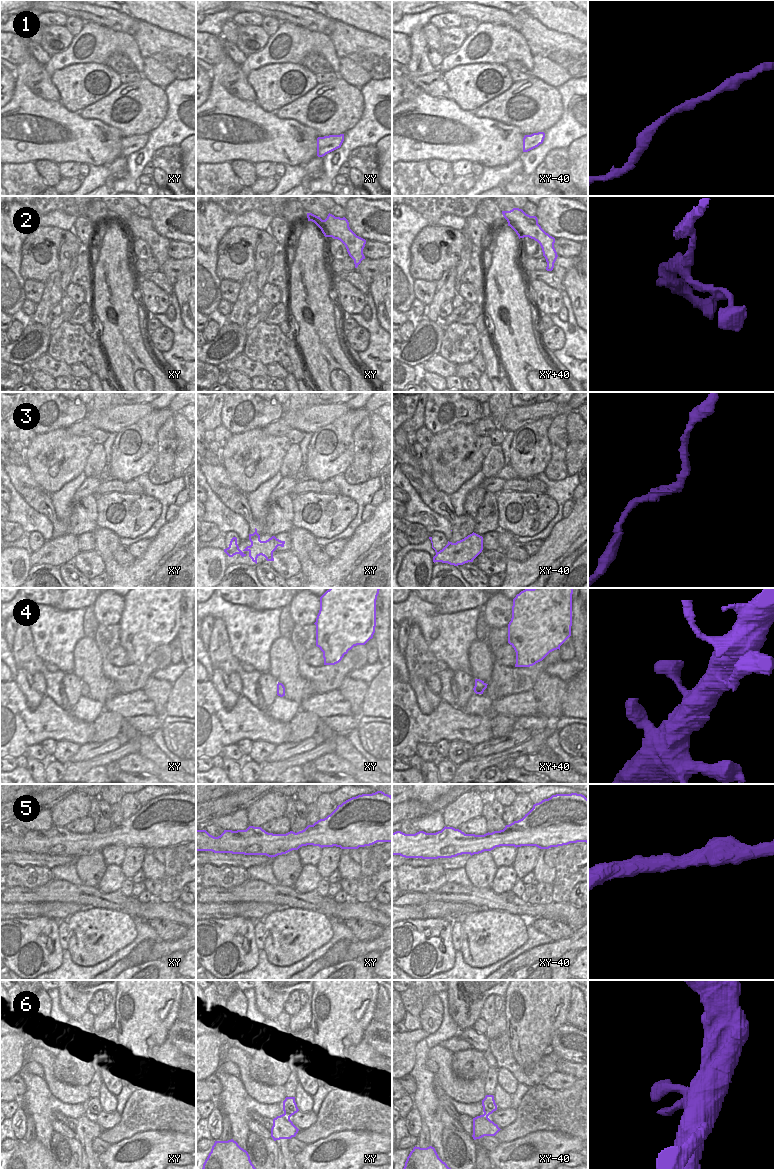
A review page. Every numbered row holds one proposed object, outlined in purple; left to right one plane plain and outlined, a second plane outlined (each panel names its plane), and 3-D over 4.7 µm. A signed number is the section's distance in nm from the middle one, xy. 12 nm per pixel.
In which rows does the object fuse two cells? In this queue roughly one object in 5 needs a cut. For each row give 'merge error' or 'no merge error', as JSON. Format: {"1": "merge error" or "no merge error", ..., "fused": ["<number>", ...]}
{"1": "no merge error", "2": "no merge error", "3": "no merge error", "4": "no merge error", "5": "no merge error", "6": "no merge error", "fused": []}

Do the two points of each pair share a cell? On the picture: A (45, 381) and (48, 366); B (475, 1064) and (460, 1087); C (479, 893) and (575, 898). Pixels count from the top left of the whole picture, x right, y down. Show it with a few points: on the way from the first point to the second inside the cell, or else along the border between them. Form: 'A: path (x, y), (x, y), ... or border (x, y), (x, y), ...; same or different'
A: border (33, 369), (43, 371), (55, 378); different
B: border (451, 1060), (452, 1071), (458, 1077), (483, 1079); different
C: border (568, 902), (577, 907); different

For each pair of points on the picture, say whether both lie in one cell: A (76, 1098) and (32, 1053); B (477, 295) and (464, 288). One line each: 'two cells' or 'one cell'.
A: one cell
B: one cell

